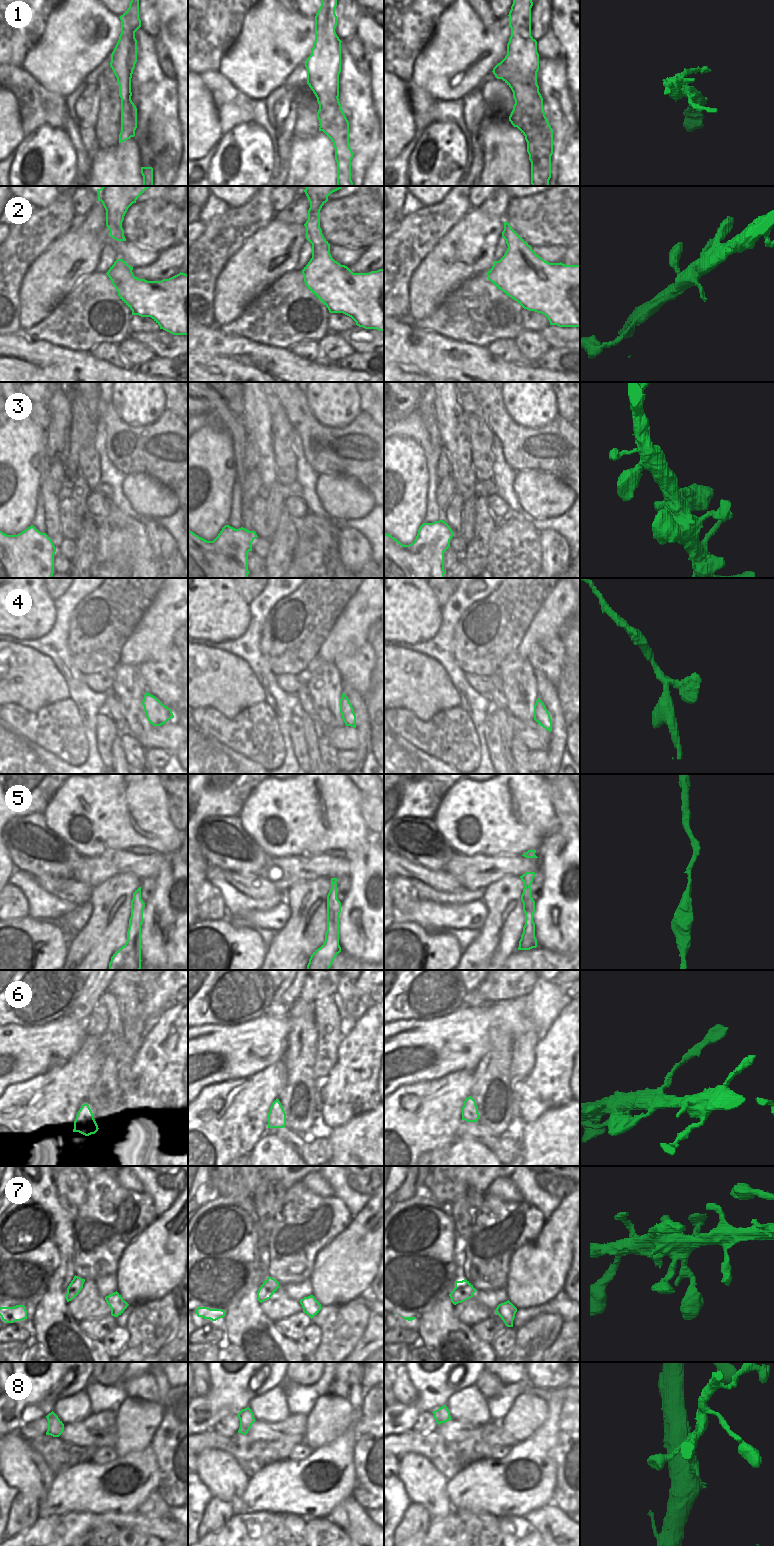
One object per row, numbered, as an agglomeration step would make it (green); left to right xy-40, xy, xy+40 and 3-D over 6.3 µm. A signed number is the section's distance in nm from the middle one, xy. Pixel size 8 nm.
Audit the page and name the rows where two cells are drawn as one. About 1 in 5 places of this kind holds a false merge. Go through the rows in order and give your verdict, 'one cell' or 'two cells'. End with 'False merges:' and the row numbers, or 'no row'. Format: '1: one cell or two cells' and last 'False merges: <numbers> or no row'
1: two cells
2: one cell
3: one cell
4: one cell
5: one cell
6: one cell
7: two cells
8: one cell
False merges: 1, 7

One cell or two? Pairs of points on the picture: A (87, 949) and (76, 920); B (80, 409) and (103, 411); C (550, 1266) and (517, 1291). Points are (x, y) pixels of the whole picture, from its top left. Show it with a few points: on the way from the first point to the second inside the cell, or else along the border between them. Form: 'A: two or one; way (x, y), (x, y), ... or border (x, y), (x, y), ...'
A: two; border (93, 910), (88, 922), (76, 933)
B: two; border (101, 398), (98, 404), (97, 418)
C: one; way (542, 1270), (525, 1287)

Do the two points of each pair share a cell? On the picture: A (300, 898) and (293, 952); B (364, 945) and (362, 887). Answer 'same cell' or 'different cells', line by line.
A: same cell
B: same cell

